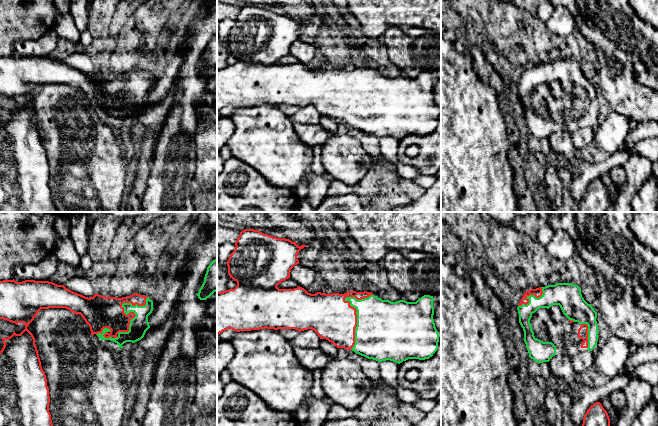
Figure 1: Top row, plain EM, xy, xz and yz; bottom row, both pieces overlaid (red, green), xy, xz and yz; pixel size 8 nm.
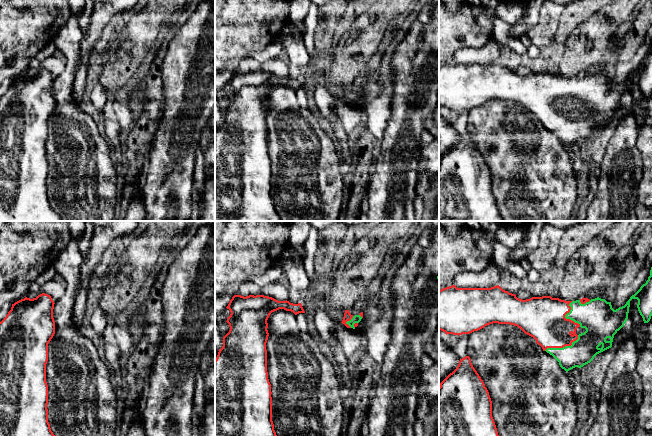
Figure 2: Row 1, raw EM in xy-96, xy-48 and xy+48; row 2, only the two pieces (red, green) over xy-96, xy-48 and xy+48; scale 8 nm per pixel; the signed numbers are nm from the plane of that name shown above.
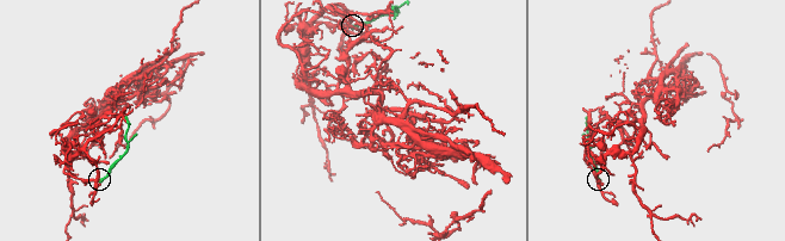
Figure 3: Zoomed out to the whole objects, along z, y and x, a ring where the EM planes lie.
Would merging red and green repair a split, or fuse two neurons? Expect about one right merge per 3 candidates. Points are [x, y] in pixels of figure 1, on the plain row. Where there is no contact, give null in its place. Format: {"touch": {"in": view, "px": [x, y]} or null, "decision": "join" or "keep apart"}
{"touch": {"in": "xz", "px": [355, 85]}, "decision": "join"}

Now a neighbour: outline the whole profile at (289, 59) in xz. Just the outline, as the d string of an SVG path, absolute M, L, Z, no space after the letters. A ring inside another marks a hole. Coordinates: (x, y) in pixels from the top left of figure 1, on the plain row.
M291 54L286 55L285 57L282 57L277 63L279 65L294 65L297 64L299 61L296 57L294 57Z

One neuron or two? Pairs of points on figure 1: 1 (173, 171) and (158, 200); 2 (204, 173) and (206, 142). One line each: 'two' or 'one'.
1: one
2: one

